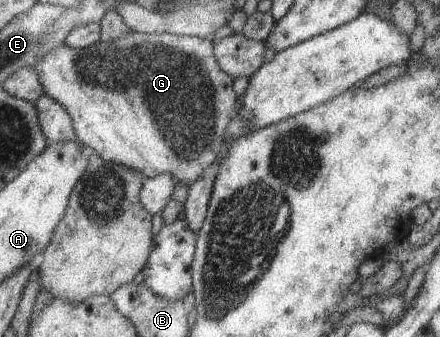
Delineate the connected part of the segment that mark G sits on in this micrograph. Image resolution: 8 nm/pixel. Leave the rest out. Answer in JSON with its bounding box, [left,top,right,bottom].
[35,31,237,188]

